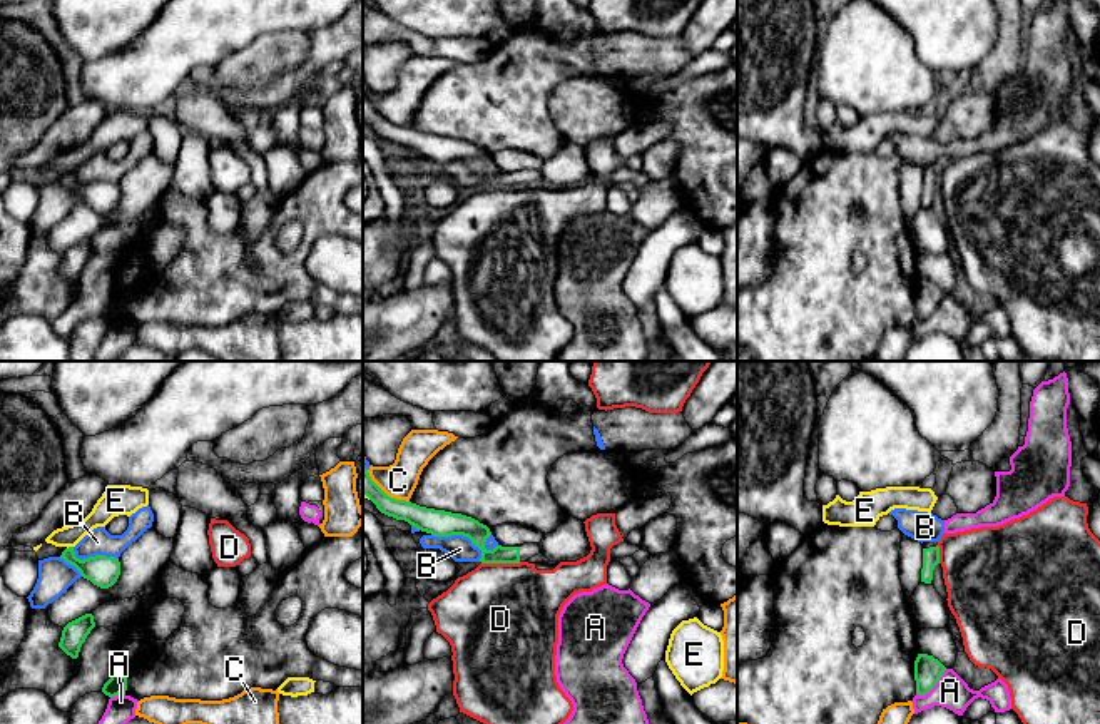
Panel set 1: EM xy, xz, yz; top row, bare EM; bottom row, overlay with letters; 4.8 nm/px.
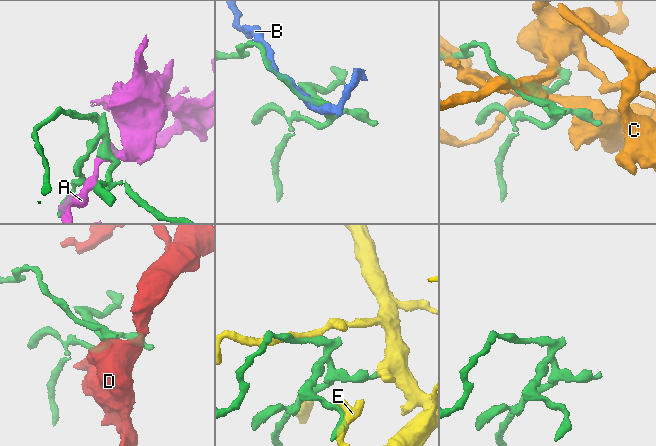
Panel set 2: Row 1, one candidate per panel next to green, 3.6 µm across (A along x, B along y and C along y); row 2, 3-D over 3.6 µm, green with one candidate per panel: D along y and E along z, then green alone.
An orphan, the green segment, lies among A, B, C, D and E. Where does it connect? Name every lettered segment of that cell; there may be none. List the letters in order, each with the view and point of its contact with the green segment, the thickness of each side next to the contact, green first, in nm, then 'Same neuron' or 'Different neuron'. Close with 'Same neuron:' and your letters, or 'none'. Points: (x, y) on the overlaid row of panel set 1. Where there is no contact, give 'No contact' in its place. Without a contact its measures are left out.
A: Touches green at yz (933, 686). Thickness 130 nm (green) against 160 nm. Different neuron
B: Touches green at xz (462, 534). Thickness 130 nm (green) against 120 nm. Different neuron
C: Touches green at xz (385, 494). Thickness 120 nm (green) against 170 nm. Different neuron
D: Touches green at xz (500, 562). Thickness 100 nm (green) against 500 nm. Different neuron
E: Touches green at xy (69, 547). Thickness 150 nm (green) against 110 nm. Different neuron
Same neuron: none

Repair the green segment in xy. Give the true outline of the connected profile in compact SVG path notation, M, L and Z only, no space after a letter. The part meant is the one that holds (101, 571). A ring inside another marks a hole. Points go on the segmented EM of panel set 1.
M69 547L62 552L60 558L74 565L84 579L100 589L112 587L120 575L120 562L115 557L95 555L80 560L75 557L74 547Z

